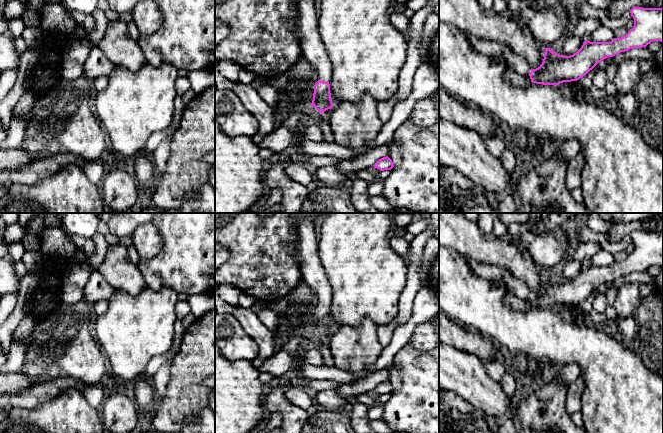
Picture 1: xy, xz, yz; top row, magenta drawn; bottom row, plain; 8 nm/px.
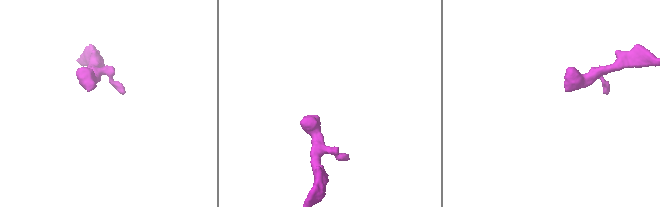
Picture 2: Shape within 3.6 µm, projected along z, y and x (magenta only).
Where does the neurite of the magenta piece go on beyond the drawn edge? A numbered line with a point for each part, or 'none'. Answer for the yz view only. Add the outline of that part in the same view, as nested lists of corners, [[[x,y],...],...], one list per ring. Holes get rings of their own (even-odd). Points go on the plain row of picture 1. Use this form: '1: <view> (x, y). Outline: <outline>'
1: yz (515, 303). Outline: [[[509,294],[505,297],[505,302],[509,305],[512,309],[527,311],[531,307],[530,300],[521,300],[517,298],[514,294]]]

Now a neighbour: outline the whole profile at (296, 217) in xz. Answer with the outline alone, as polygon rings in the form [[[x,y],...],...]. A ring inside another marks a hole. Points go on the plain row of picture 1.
[[[290,213],[291,218],[293,221],[293,224],[297,230],[297,238],[296,240],[292,243],[293,247],[293,254],[295,258],[297,259],[299,265],[301,265],[301,261],[299,259],[299,252],[298,252],[298,245],[299,245],[299,224],[302,220],[304,219],[310,219],[314,223],[318,225],[319,221],[321,218],[326,215],[326,213]]]

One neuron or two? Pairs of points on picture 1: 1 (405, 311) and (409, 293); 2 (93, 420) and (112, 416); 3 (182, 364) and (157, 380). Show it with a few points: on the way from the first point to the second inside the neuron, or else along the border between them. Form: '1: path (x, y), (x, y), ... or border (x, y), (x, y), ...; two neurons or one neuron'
1: path (405, 307), (407, 297); one neuron
2: border (100, 415), (103, 422); two neurons
3: border (178, 351), (170, 367), (170, 379), (164, 396); two neurons

